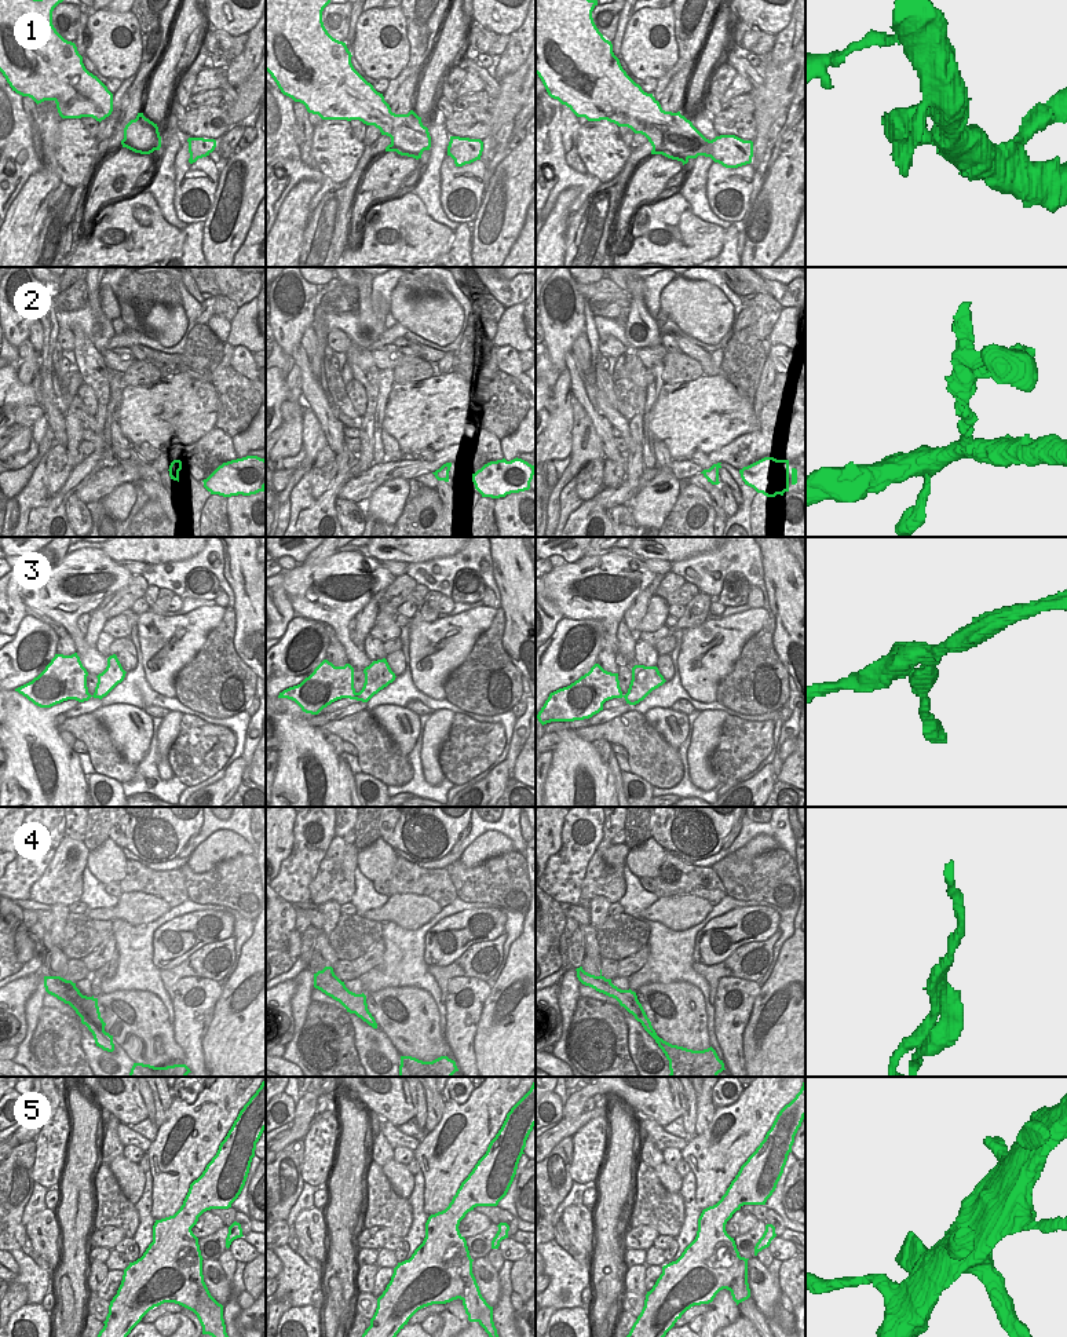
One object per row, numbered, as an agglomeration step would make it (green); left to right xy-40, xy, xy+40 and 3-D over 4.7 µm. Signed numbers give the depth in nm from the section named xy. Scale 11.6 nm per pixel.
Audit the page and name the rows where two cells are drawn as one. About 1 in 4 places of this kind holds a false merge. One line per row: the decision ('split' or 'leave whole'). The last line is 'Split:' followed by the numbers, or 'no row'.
1: leave whole
2: split
3: leave whole
4: split
5: split
Split: 2, 4, 5

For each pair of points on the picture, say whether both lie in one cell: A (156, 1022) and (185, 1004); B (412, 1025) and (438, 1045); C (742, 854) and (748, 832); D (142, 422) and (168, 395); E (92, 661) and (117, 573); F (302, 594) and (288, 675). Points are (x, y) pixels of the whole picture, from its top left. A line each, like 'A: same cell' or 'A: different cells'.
A: different cells
B: same cell
C: different cells
D: same cell
E: same cell
F: different cells

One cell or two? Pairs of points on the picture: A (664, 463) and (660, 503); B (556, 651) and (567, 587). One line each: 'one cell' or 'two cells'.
A: one cell
B: two cells

